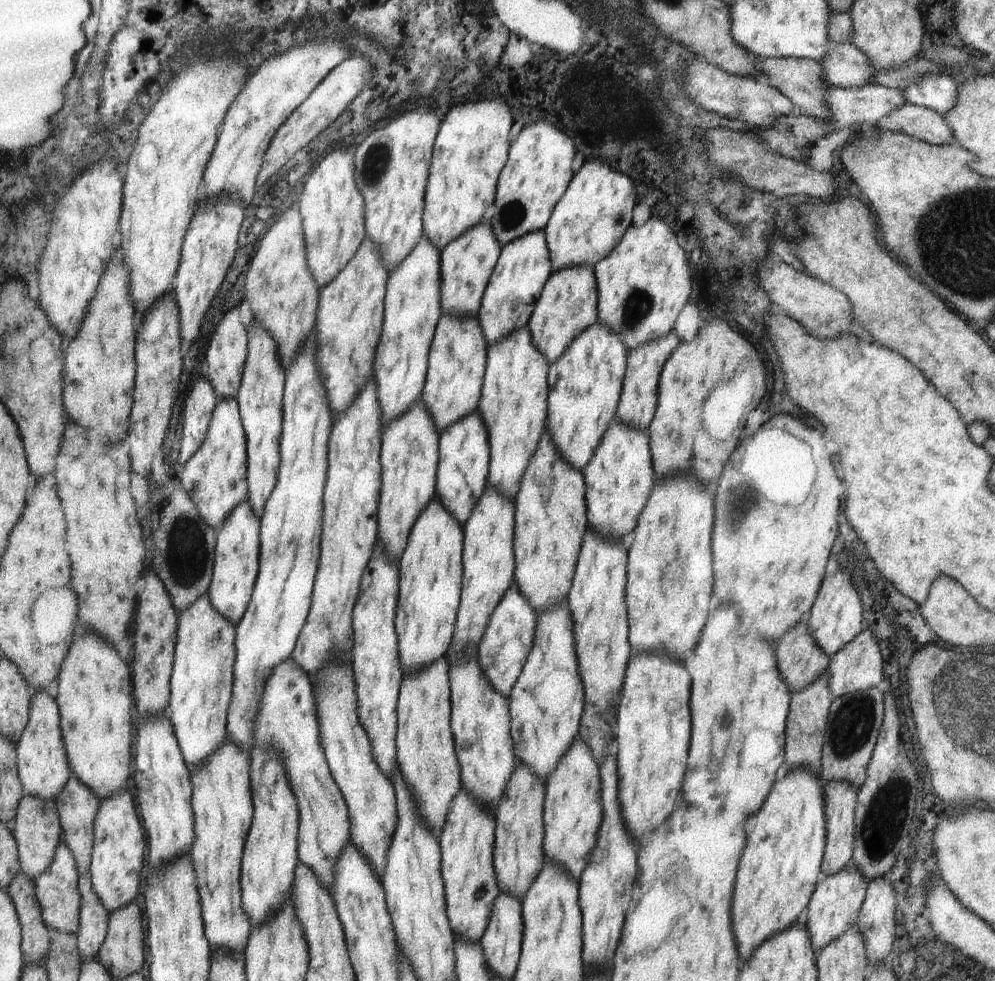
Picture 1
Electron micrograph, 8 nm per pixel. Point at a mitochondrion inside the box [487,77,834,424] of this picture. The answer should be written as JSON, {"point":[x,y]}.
{"point":[640,304]}

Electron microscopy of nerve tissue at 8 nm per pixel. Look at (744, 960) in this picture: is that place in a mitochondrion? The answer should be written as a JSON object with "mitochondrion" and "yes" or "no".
{"mitochondrion":"no"}

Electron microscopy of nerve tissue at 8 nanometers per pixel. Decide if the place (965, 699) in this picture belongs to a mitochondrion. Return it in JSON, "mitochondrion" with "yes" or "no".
{"mitochondrion":"yes"}

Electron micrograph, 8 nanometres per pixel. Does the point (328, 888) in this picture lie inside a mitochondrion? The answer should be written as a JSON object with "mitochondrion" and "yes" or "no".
{"mitochondrion":"no"}

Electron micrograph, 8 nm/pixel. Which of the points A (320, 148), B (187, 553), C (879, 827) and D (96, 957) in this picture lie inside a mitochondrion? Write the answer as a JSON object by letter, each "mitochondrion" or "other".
{"A":"other","B":"mitochondrion","C":"mitochondrion","D":"other"}

